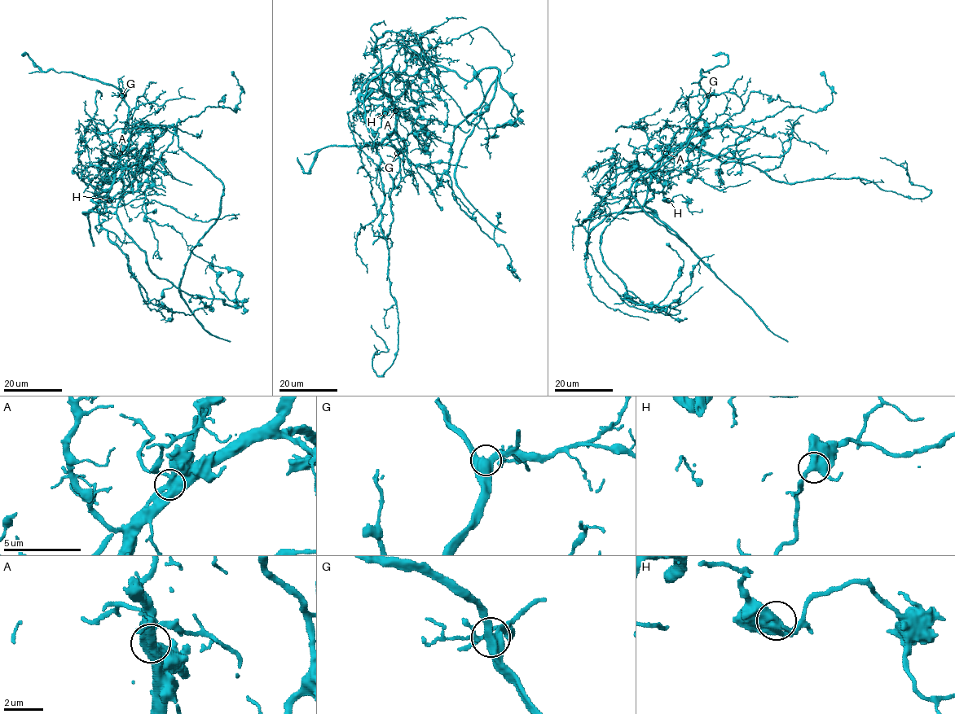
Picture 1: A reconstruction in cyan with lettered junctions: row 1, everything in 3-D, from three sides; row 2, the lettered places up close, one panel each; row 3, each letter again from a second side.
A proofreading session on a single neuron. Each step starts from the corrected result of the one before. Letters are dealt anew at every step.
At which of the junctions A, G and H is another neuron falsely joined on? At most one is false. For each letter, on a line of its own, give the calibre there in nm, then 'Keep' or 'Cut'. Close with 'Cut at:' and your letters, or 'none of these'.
A: Thickness 480 nm. Cut
G: Thickness 440 nm. Keep
H: Thickness 480 nm. Keep
Cut at: A

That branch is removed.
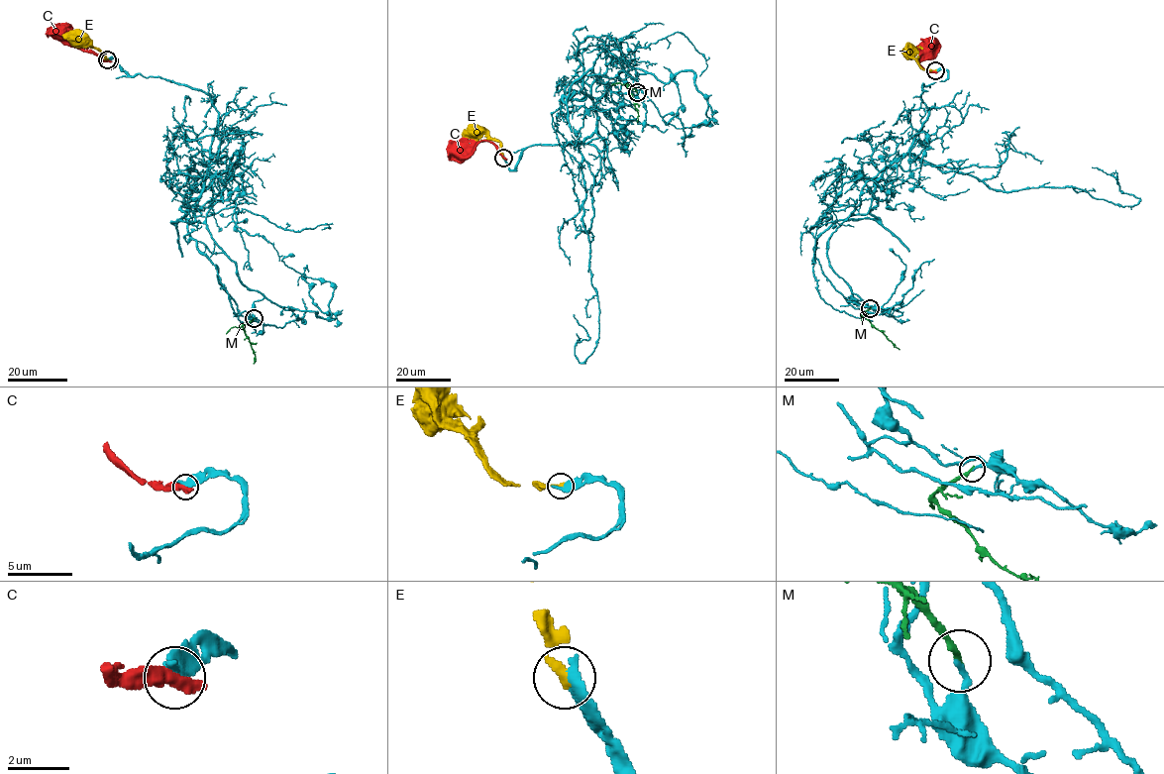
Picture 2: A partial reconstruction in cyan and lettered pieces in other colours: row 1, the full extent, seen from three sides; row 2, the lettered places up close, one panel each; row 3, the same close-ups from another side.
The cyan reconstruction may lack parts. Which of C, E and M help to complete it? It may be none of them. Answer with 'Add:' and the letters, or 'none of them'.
Add: E

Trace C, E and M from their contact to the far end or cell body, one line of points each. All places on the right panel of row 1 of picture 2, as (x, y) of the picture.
C: (935, 71), (926, 71), (918, 62), (936, 43)
E: (935, 70), (923, 69), (911, 55), (917, 48), (922, 50)
M: (870, 308), (863, 315), (899, 349)

